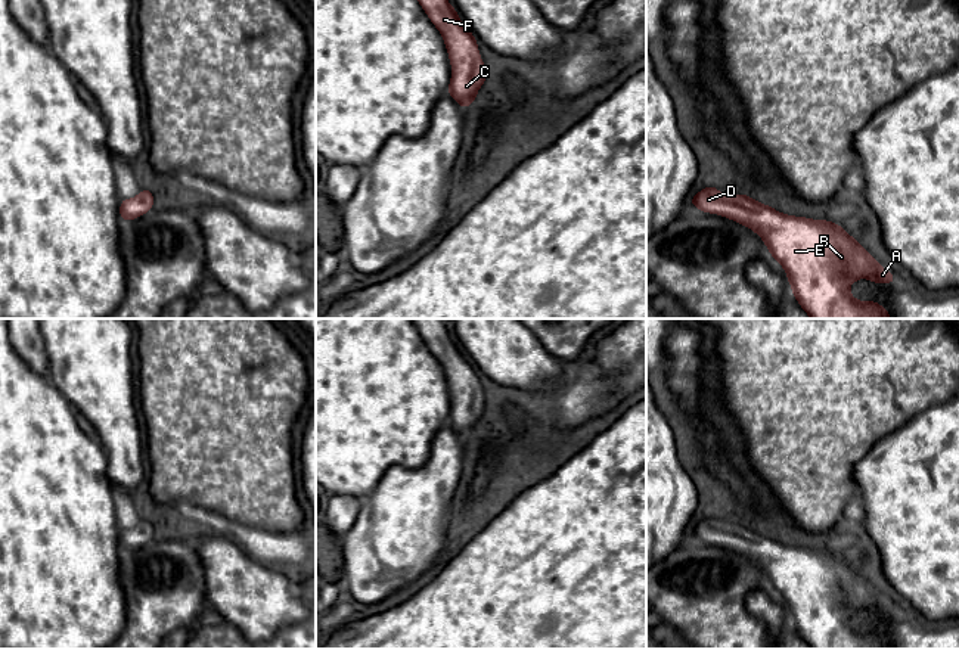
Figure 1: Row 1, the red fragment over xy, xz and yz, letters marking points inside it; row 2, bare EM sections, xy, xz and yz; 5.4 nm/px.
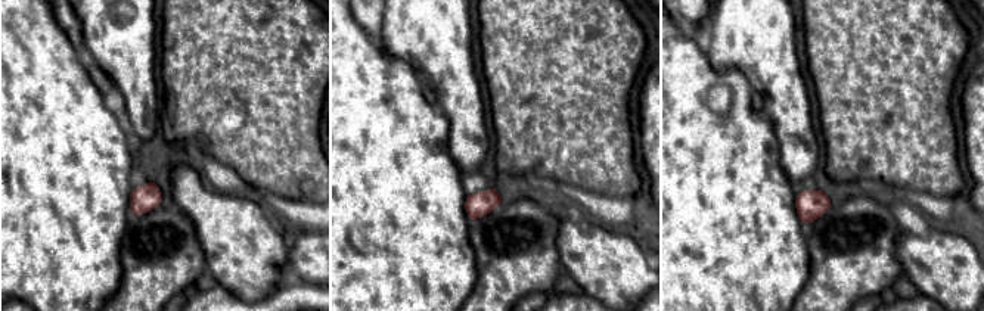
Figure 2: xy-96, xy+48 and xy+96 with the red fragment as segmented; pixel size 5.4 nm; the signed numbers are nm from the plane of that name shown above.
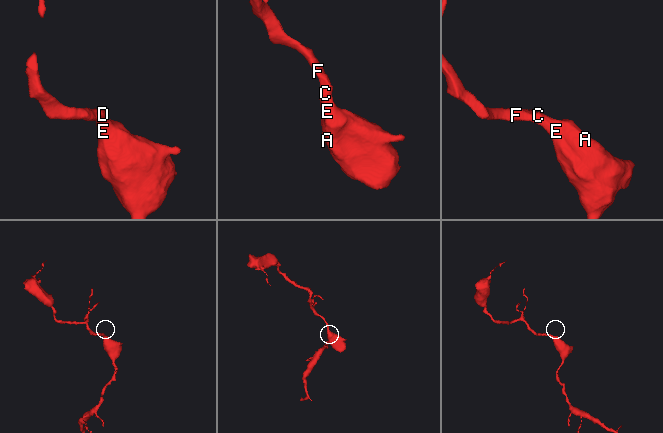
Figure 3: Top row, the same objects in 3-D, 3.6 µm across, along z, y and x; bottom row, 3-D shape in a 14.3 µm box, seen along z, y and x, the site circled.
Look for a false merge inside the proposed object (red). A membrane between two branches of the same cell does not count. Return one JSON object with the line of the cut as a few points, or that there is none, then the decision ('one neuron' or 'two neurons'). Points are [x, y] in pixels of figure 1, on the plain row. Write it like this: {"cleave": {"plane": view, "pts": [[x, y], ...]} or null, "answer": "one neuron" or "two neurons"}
{"cleave": null, "answer": "one neuron"}

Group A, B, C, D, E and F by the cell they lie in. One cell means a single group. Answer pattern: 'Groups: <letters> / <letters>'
Groups: A B C D E F

